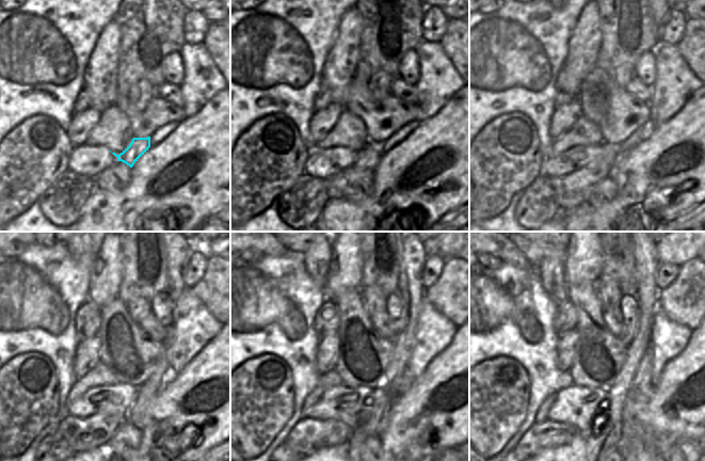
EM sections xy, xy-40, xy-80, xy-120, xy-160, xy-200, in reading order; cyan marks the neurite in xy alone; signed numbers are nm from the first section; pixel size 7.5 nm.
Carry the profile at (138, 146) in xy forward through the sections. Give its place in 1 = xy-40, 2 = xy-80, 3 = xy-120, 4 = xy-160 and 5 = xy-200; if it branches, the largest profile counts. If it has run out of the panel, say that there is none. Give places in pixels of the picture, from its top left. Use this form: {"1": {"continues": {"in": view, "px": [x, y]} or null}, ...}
{"1": {"continues": {"in": "xy-40", "px": [369, 156]}}, "2": {"continues": {"in": "xy-80", "px": [572, 190]}}, "3": {"continues": {"in": "xy-120", "px": [83, 433]}}, "4": {"continues": {"in": "xy-160", "px": [315, 433]}}, "5": {"continues": {"in": "xy-200", "px": [549, 433]}}}

